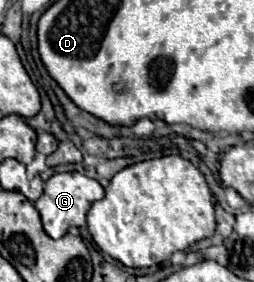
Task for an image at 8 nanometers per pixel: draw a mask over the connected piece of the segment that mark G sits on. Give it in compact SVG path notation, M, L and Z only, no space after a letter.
M66 172L66 174L54 174L44 184L44 194L34 202L34 206L40 212L46 234L52 238L62 238L68 230L86 224L86 212L100 198L104 198L104 188L100 186L100 182L80 172Z

